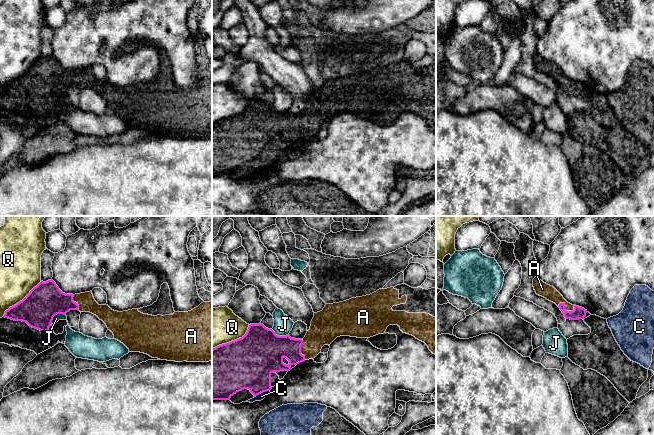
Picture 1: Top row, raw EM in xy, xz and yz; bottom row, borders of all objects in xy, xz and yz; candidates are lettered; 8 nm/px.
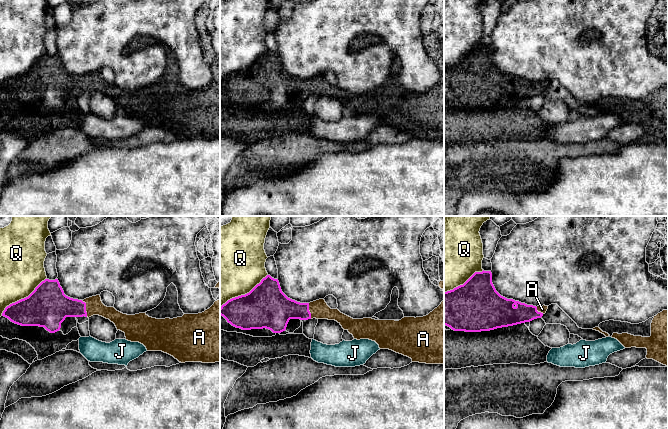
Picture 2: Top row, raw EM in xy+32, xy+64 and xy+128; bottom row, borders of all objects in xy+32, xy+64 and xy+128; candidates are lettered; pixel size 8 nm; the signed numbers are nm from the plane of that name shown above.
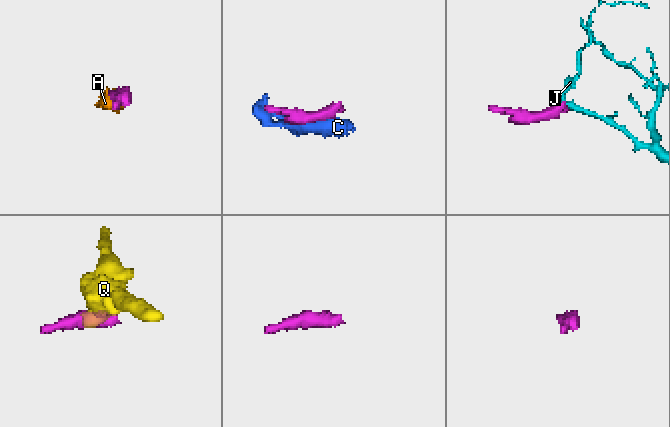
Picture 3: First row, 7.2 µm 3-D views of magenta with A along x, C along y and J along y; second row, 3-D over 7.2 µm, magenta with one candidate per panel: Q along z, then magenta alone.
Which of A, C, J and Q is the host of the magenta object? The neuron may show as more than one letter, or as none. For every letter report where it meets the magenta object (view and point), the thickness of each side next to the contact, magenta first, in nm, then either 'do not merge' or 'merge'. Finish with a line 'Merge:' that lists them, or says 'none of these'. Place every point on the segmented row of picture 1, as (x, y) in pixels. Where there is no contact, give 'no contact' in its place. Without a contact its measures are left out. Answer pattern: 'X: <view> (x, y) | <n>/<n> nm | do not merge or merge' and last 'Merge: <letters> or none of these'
A: yz (564, 308) | 100/110 nm | merge
C: xz (262, 392) | 380/50 nm | do not merge
J: xy (56, 314) | 280/60 nm | do not merge
Q: xy (20, 301) | 280/340 nm | do not merge
Merge: A

